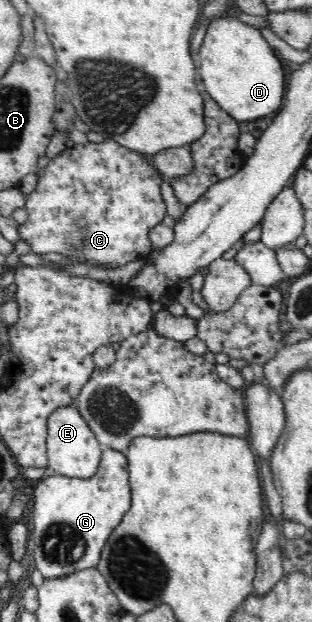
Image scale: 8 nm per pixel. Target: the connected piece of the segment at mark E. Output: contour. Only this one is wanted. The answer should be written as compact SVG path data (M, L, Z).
M76 404L58 405L47 416L45 430L48 468L54 473L66 477L90 478L96 472L103 445L79 413Z

